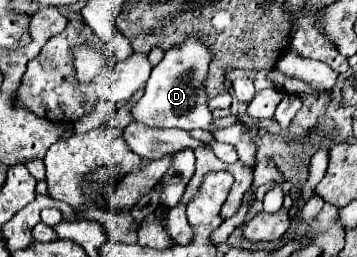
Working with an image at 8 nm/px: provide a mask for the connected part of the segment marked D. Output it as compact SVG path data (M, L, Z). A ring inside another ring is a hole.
M189 40L181 46L175 46L165 52L165 58L153 68L151 78L145 86L145 94L131 108L135 122L155 128L181 128L181 130L209 130L211 110L207 108L207 94L203 88L205 74L209 72L211 54L205 50L205 44Z

